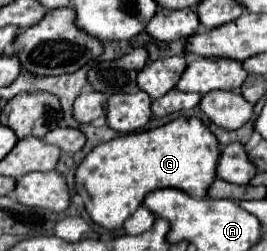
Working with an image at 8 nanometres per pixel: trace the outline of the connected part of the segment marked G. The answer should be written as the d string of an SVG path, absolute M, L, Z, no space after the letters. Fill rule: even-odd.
M178 117L162 127L118 135L94 147L76 169L76 189L86 189L90 199L84 199L84 207L96 225L118 229L150 191L170 187L204 199L216 177L218 159L218 141L202 121L196 117Z

